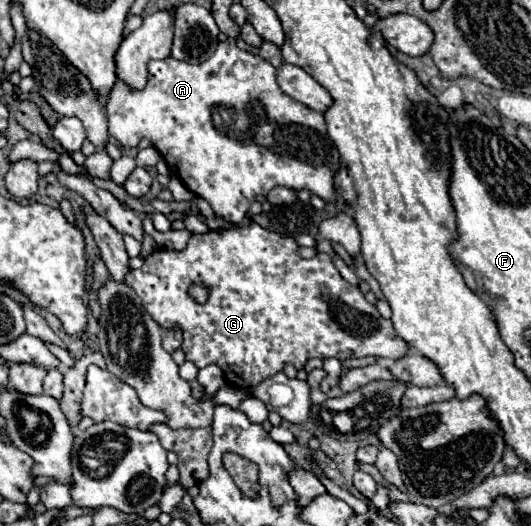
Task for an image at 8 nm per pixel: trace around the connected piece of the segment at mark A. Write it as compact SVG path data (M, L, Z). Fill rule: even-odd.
M234 38L220 42L216 52L202 64L180 62L172 56L152 60L148 64L146 88L132 92L118 80L110 92L106 110L110 136L126 148L138 146L142 138L148 138L170 164L172 174L176 174L196 196L206 198L214 214L228 222L240 224L250 210L250 202L276 186L310 190L324 202L336 200L334 174L340 168L340 154L326 132L324 116L288 100L278 88L276 68L260 56L240 50Z

